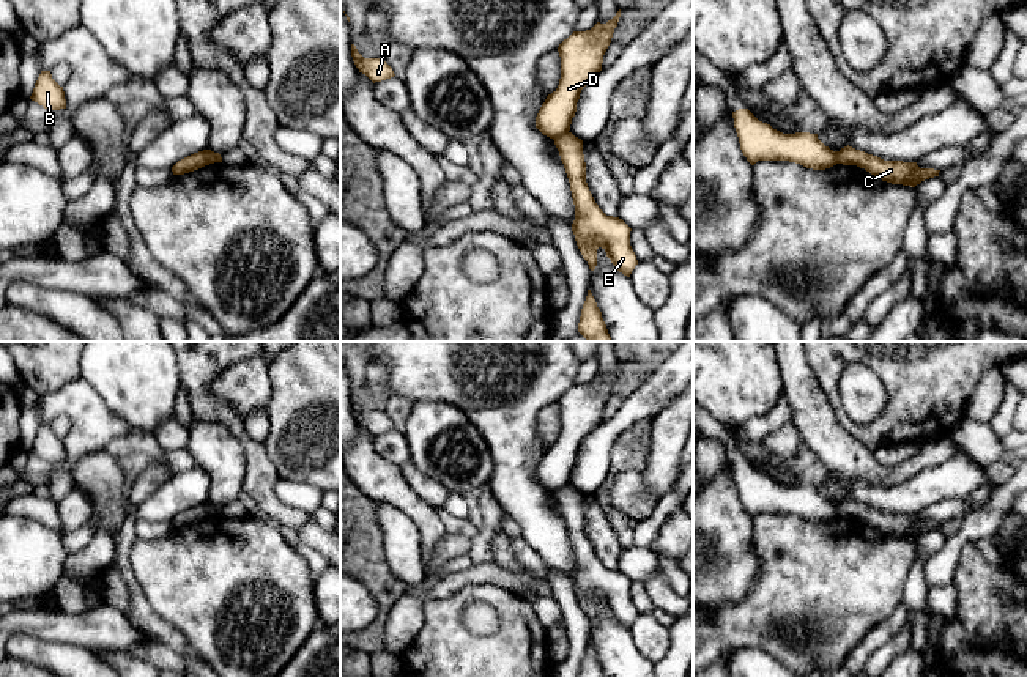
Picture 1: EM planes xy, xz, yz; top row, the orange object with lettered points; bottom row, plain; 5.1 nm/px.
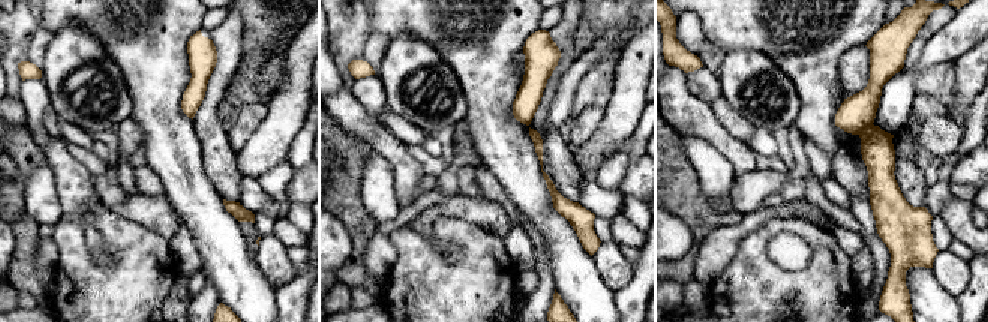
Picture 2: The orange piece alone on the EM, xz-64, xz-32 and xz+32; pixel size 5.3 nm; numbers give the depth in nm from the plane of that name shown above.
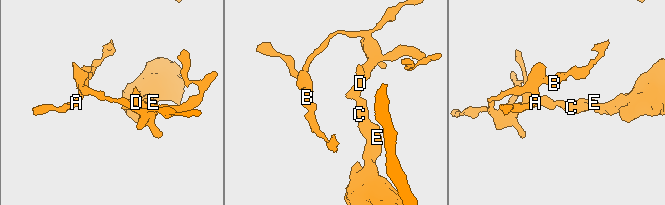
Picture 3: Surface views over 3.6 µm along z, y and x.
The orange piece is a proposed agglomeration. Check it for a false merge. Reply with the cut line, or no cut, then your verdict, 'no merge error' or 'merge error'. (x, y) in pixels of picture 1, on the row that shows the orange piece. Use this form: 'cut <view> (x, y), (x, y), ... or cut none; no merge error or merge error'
cut xz (567, 131), (555, 140); merge error

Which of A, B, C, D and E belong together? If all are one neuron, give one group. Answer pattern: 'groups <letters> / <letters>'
groups A B D / C E

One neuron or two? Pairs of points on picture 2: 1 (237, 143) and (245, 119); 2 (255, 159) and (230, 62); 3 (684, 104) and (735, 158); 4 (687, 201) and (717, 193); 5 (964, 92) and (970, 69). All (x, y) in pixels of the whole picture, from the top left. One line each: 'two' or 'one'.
1: one
2: two
3: one
4: two
5: one

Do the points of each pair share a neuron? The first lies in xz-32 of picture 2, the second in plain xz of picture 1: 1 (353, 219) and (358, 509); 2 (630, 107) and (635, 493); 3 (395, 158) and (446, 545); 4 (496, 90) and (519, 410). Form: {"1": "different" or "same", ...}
{"1": "same", "2": "different", "3": "different", "4": "same"}

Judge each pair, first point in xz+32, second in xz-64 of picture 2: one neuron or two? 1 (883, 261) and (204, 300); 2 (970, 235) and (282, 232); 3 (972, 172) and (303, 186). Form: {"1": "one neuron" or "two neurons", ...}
{"1": "one neuron", "2": "one neuron", "3": "one neuron"}

